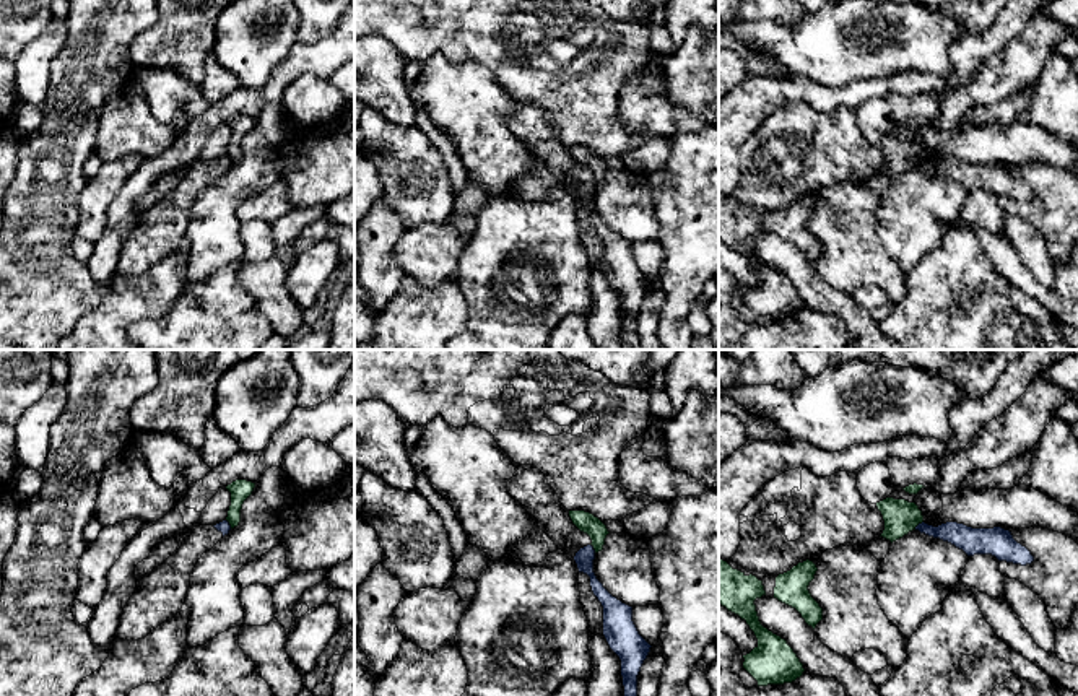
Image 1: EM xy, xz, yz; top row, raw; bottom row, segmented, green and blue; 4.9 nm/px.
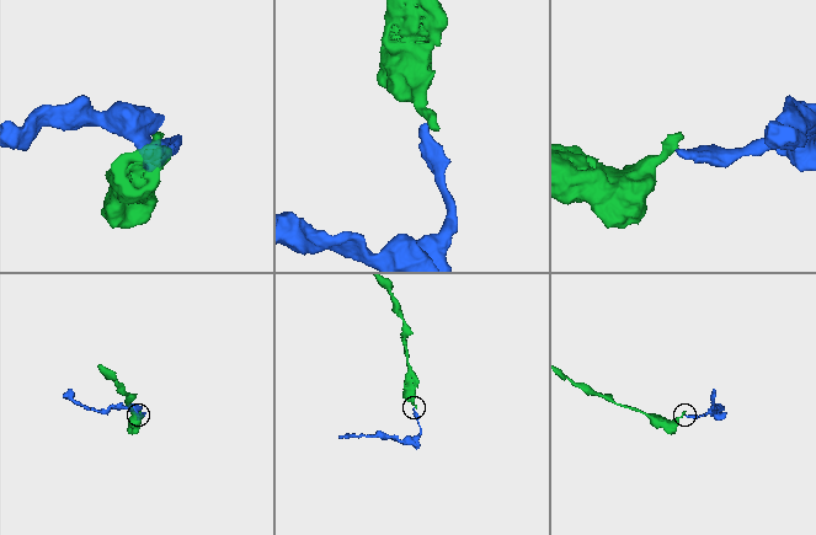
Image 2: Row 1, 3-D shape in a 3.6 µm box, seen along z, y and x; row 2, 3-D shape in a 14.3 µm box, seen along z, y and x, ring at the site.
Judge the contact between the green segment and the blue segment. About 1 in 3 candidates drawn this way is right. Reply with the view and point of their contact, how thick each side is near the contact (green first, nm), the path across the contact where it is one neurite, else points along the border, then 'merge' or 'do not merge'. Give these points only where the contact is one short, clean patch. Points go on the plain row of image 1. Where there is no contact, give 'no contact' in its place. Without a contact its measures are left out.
meets green in yz at (917, 160); 170 nm thick on the green side, 120 nm on the other; border along yz (922, 156), (914, 165); do not merge

